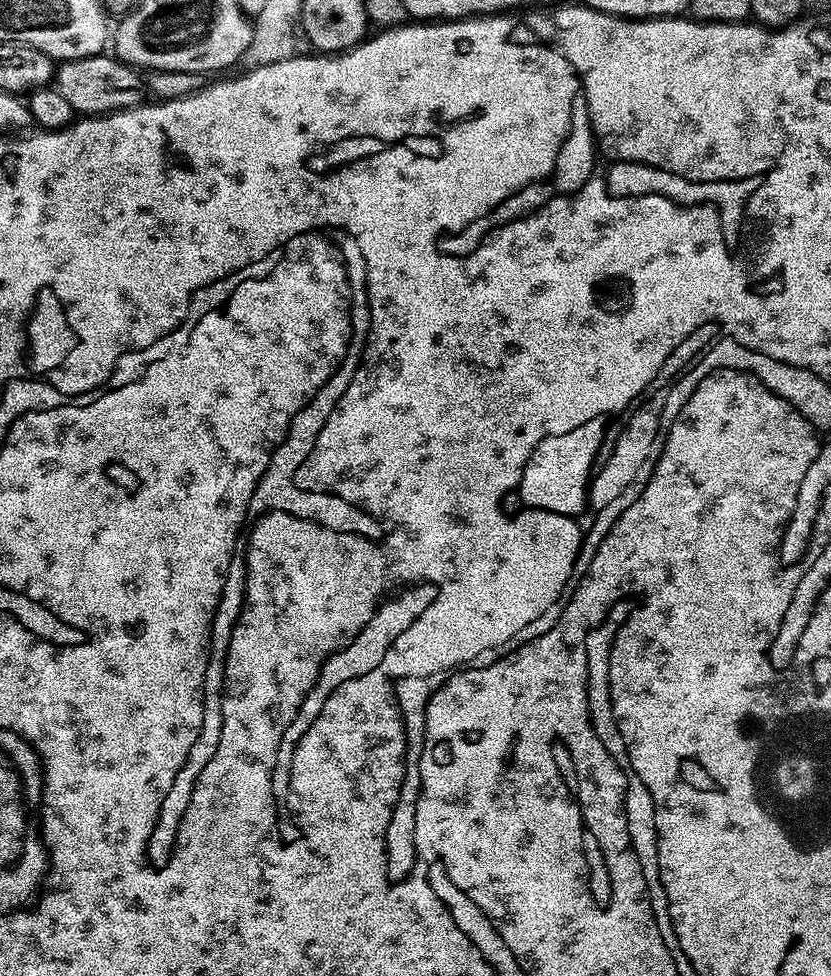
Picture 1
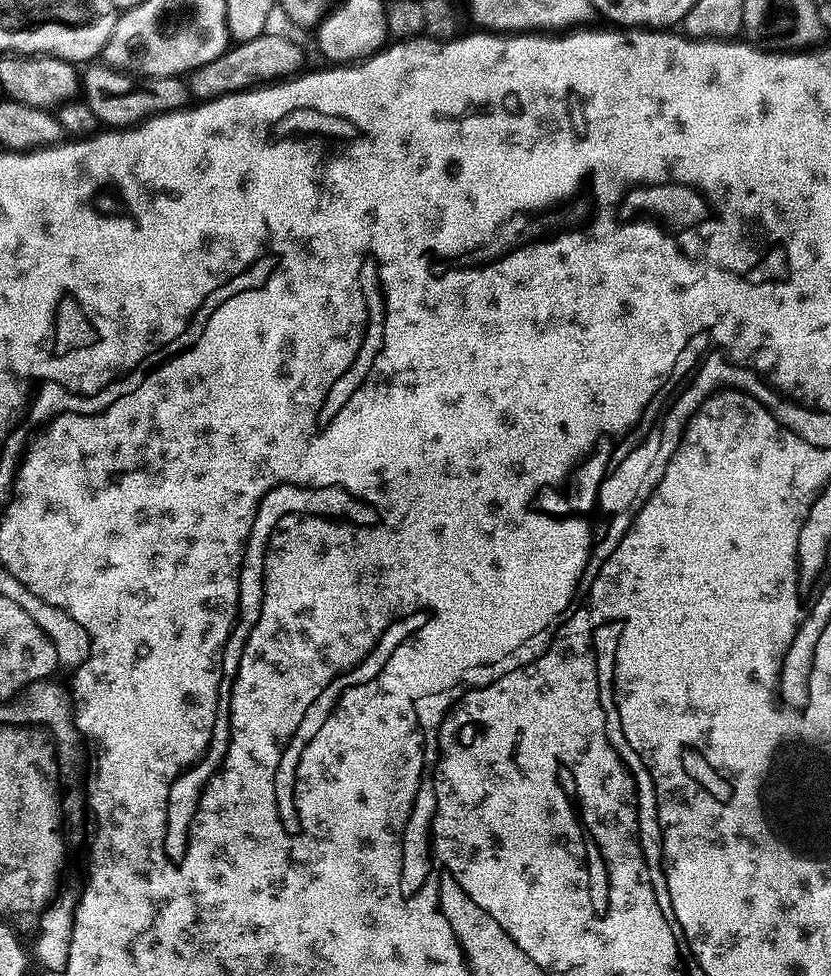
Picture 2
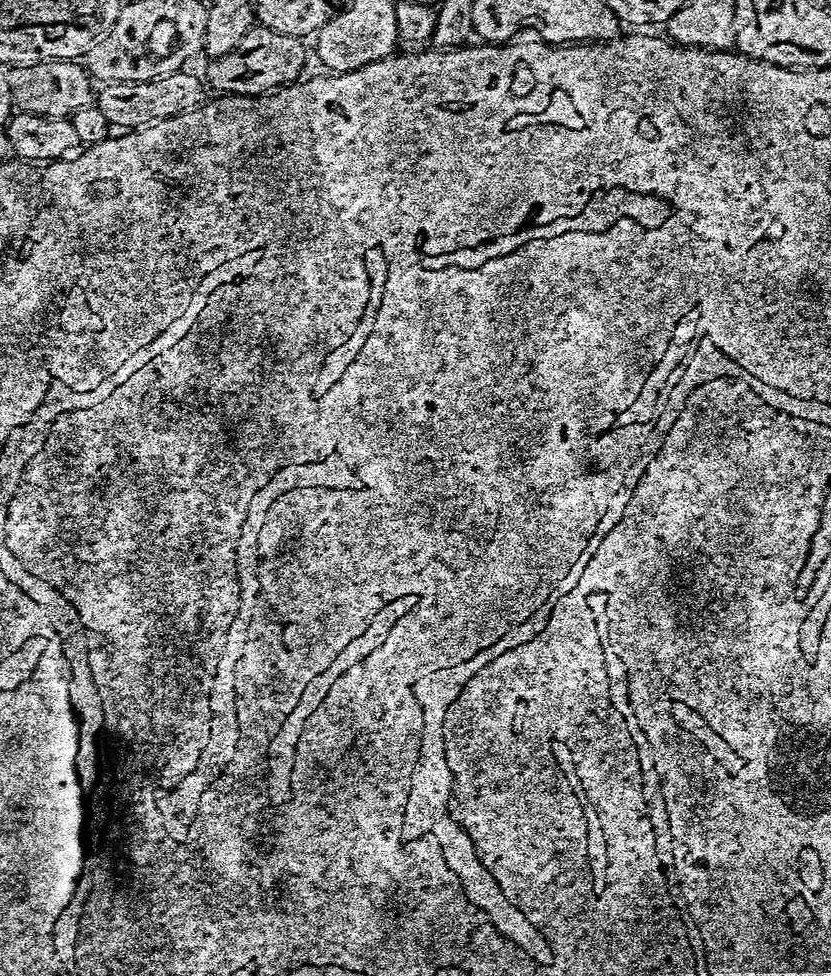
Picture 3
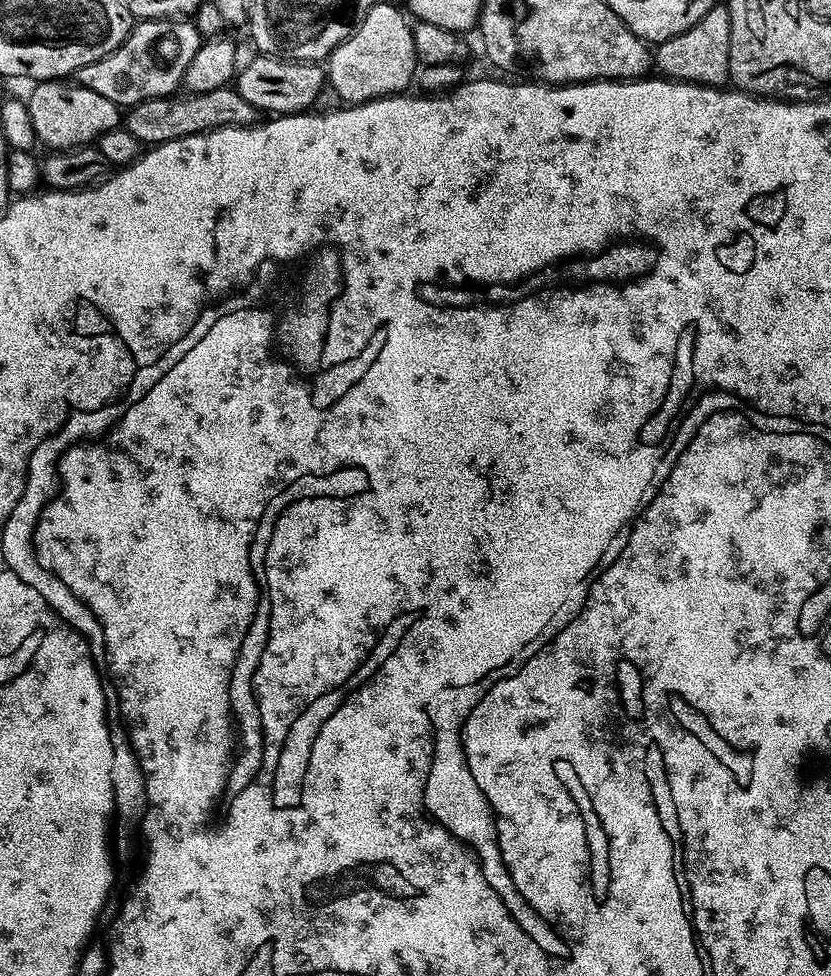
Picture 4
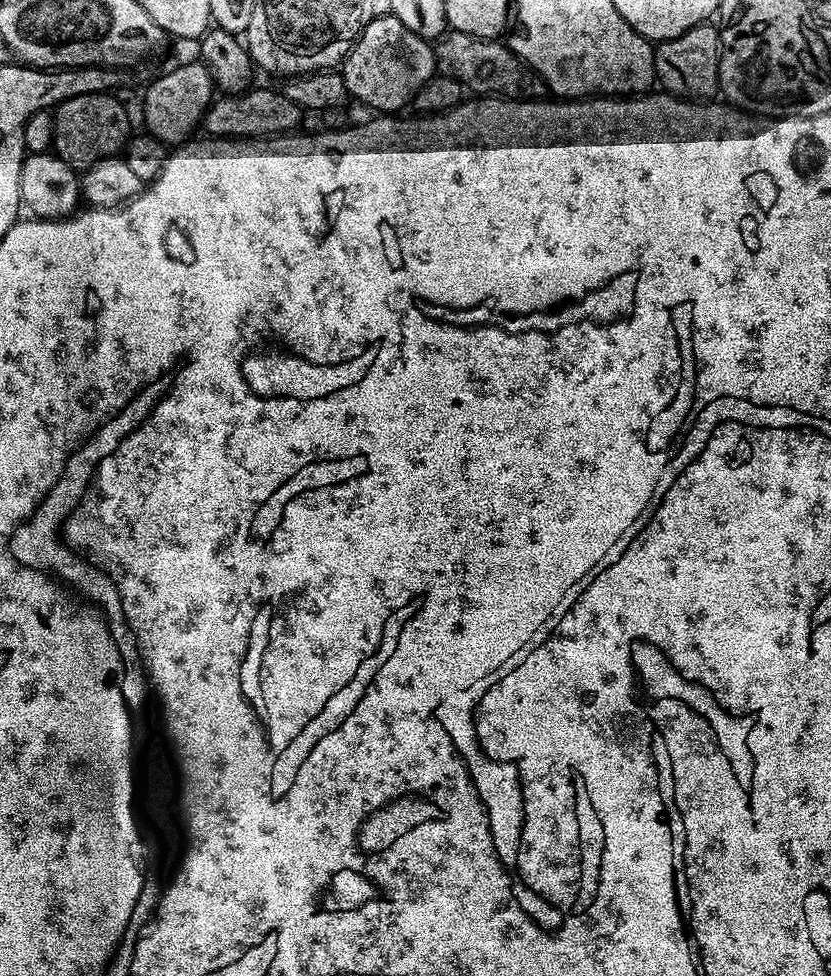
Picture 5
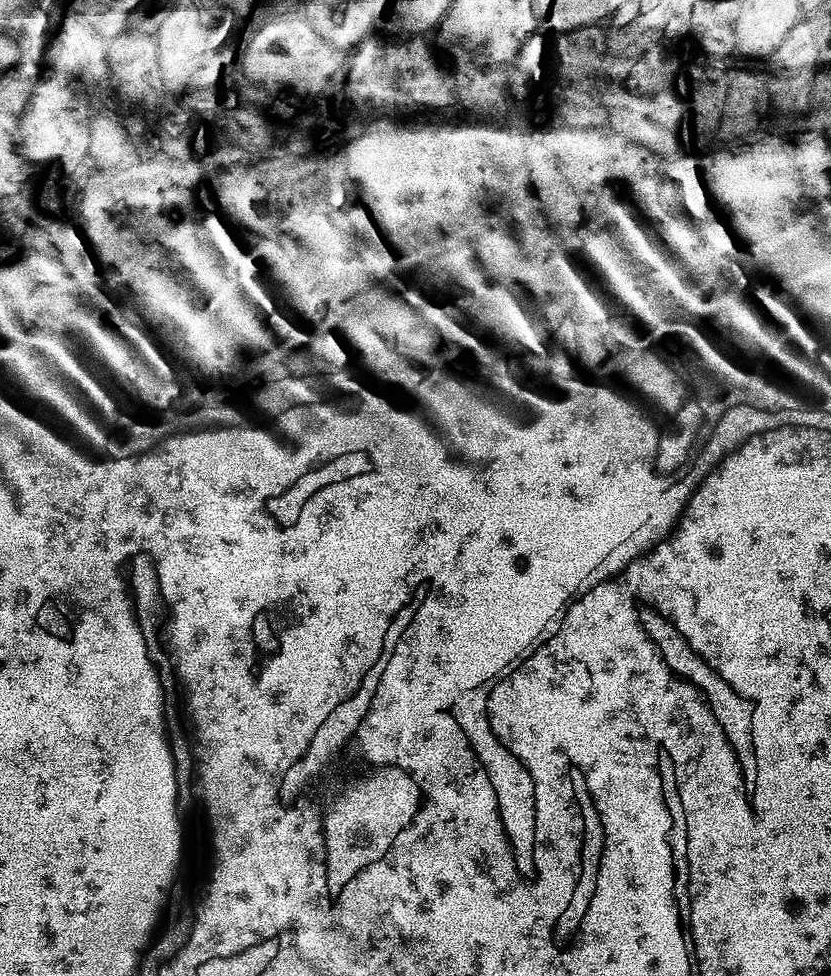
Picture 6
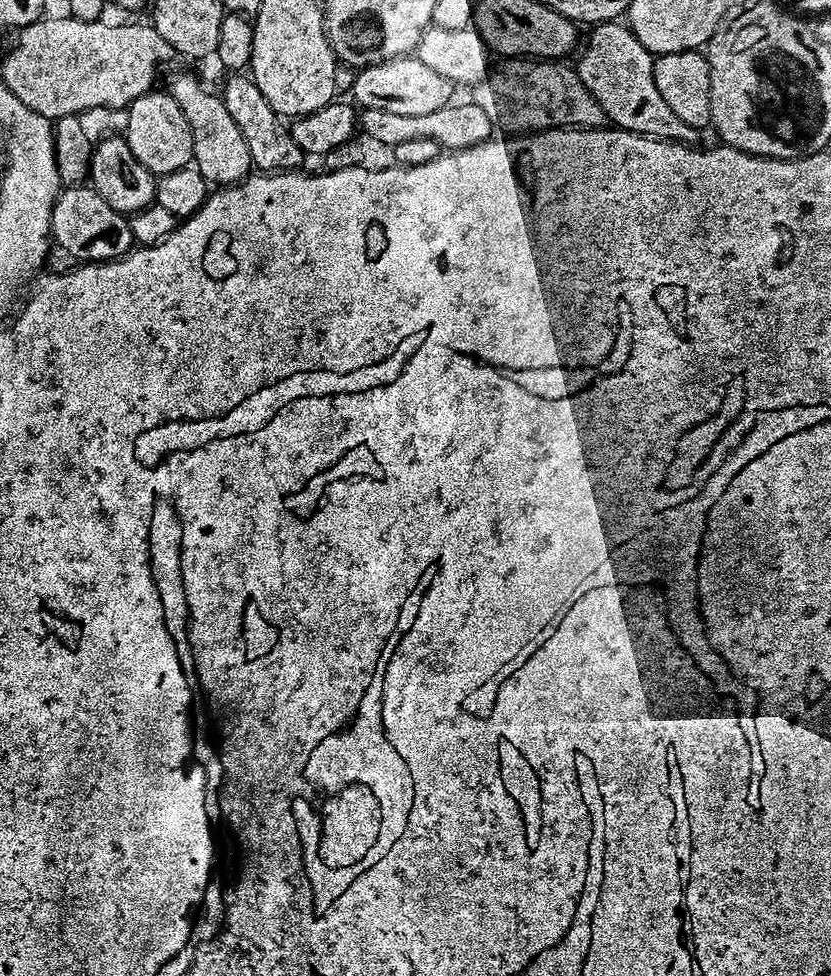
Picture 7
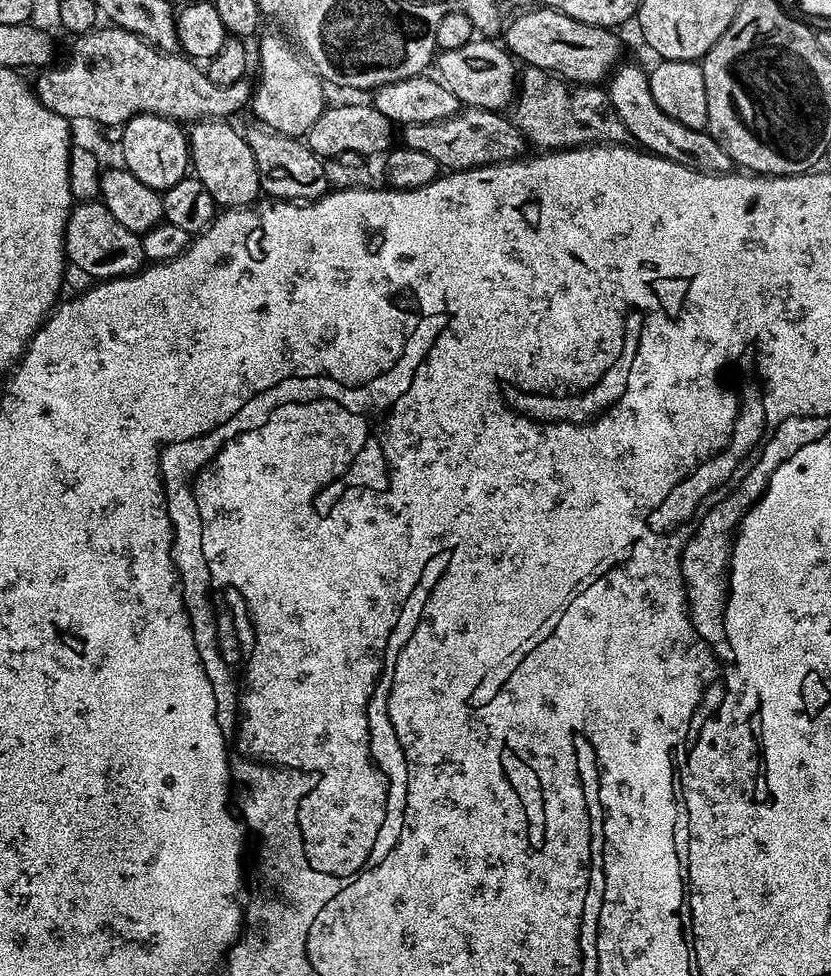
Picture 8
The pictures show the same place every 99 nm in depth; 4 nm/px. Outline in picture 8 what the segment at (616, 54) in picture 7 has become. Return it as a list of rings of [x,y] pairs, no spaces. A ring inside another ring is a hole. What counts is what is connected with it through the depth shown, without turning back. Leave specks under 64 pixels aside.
[[[621,63],[611,73],[606,91],[618,118],[622,118],[629,137],[643,151],[666,158],[670,162],[678,162],[699,172],[727,174],[733,171],[734,165],[730,154],[726,154],[726,150],[722,150],[722,146],[714,142],[714,138],[707,130],[694,130],[690,126],[682,126],[682,122],[674,122],[670,114],[665,114],[660,109],[658,102],[654,102],[654,94],[650,94],[648,72],[645,69],[640,69],[636,64]]]

